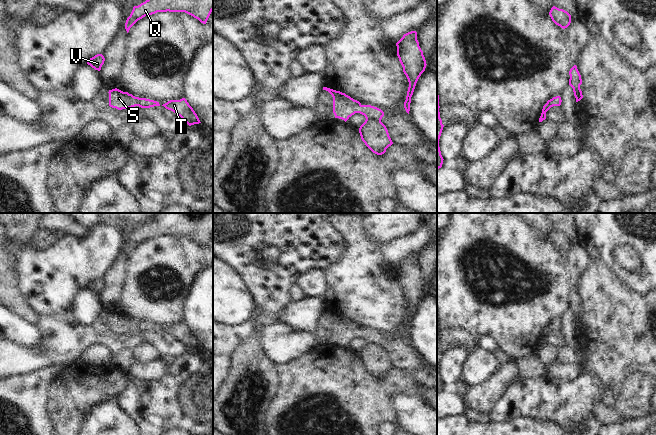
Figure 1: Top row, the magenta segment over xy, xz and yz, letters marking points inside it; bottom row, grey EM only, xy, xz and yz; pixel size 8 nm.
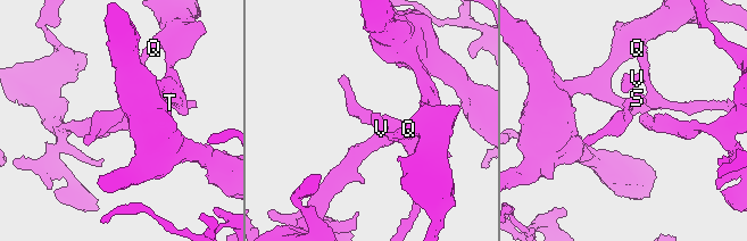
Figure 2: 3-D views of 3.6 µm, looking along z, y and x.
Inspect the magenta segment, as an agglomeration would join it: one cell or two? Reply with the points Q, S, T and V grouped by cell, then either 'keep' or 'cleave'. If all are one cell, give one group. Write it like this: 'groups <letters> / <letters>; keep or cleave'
groups Q S T V; keep

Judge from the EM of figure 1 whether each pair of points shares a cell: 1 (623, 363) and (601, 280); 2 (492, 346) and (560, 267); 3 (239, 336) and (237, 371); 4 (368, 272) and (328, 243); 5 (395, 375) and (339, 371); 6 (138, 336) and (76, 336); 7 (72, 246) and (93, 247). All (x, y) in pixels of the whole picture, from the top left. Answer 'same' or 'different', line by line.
1: same
2: different
3: different
4: different
5: same
6: same
7: same

